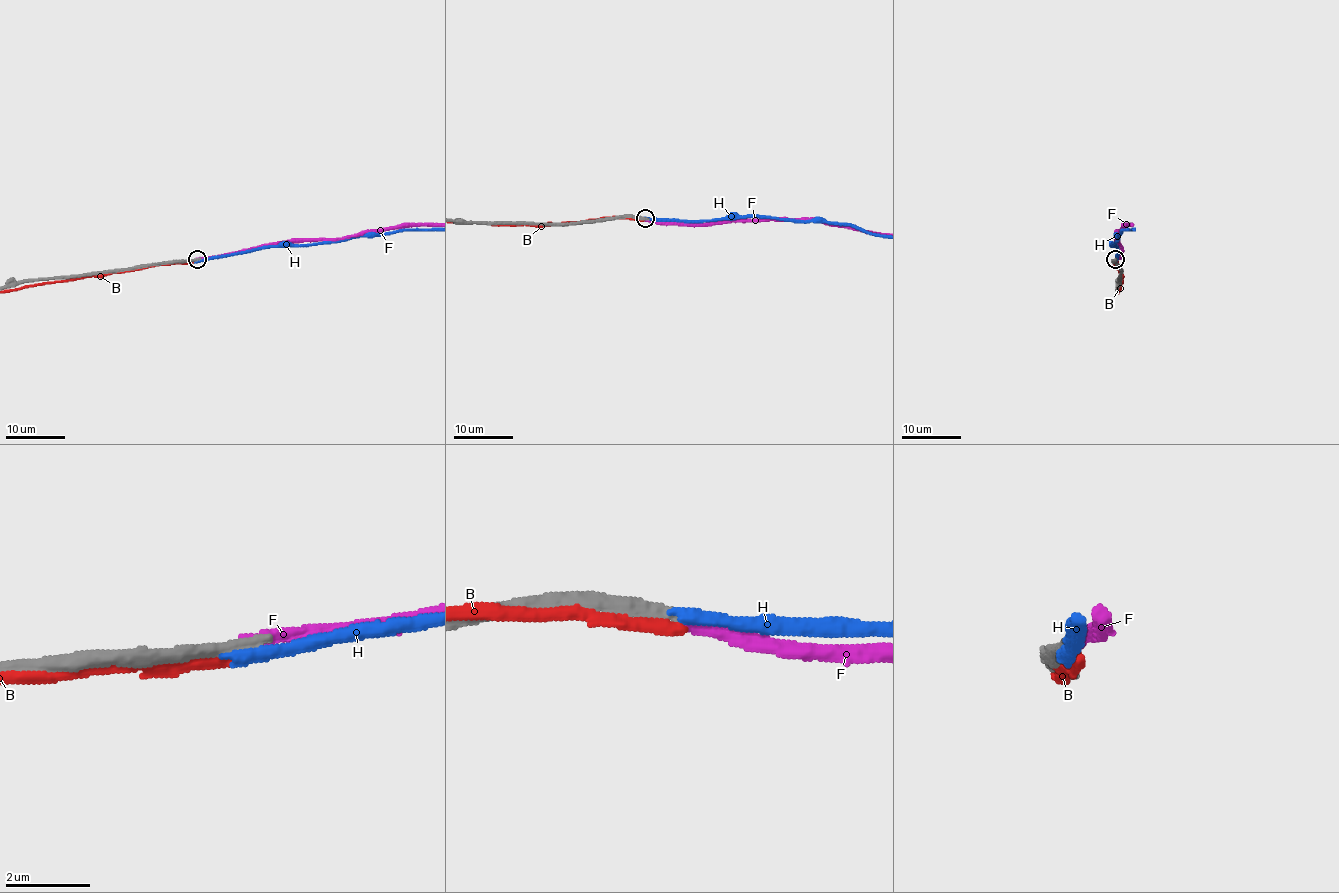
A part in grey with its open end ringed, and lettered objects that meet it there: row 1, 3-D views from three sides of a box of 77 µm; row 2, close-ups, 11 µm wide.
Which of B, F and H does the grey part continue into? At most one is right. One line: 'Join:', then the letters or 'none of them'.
Join: F

